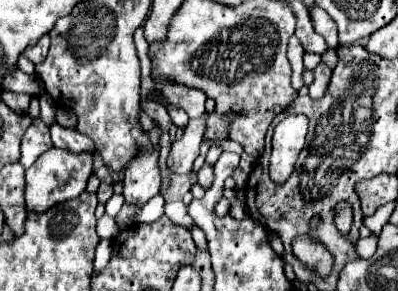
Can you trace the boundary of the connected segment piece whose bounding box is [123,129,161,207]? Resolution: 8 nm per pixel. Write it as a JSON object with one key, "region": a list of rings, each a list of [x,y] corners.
{"region":[[[151,129],[151,141],[155,141],[155,153],[139,153],[131,165],[125,169],[123,179],[123,197],[125,203],[143,207],[151,197],[159,193],[161,187],[161,175],[159,175],[159,129]]]}

